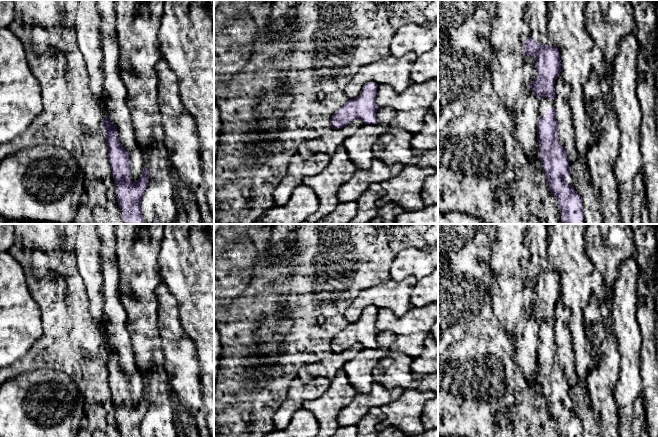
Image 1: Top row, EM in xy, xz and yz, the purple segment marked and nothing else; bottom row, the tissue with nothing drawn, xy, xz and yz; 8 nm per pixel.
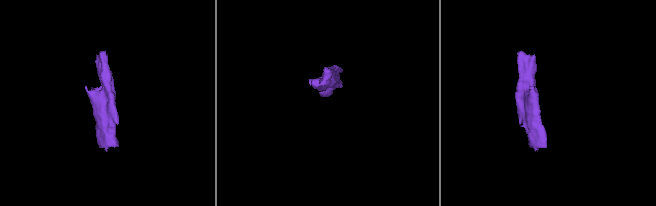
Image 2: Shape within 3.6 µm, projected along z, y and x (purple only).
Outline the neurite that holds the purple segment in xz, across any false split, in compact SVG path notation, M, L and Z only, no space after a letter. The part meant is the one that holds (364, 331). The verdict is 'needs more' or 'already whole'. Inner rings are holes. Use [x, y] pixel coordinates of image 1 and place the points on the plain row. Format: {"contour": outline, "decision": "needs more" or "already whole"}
{"contour": "M376 307L365 308L357 322L349 323L331 340L332 353L343 352L356 343L360 343L364 348L377 348L377 312Z", "decision": "already whole"}

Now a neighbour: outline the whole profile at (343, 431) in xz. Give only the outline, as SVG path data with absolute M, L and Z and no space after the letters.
M340 426L335 434L331 437L357 437L357 426Z

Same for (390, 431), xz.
M389 426L379 432L379 437L403 437L404 433L397 427Z

